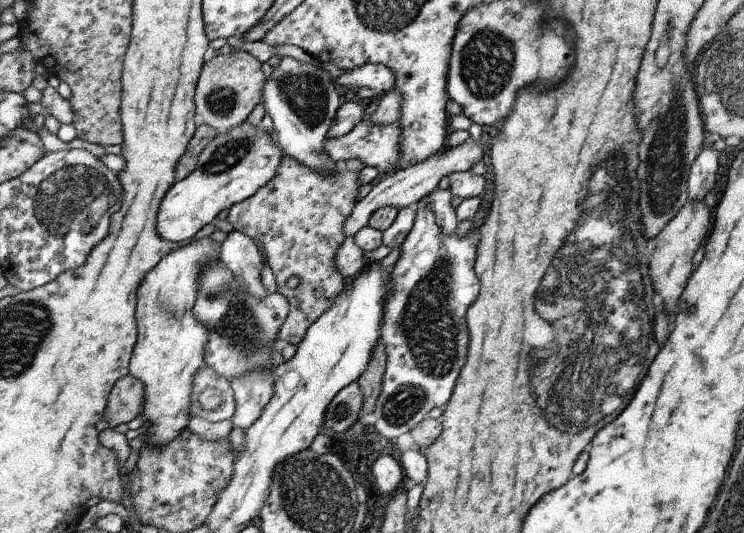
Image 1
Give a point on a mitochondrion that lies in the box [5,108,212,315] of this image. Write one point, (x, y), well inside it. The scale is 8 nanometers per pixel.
(74, 198)

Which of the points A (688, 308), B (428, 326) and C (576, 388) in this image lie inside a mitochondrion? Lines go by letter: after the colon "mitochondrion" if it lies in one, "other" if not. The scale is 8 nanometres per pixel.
A: other
B: mitochondrion
C: mitochondrion

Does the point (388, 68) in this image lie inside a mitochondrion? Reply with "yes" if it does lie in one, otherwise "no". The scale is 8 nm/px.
no

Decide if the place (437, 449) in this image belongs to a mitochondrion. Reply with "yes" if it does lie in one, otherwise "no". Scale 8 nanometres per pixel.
no

